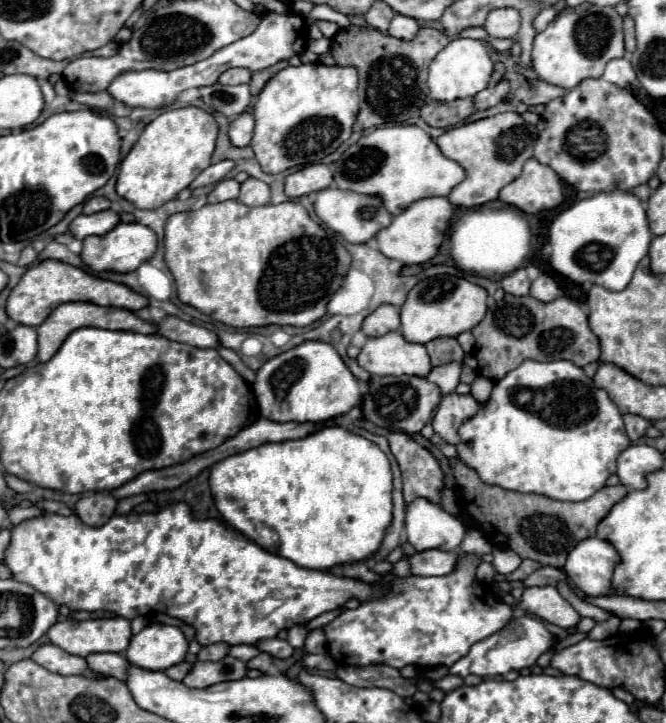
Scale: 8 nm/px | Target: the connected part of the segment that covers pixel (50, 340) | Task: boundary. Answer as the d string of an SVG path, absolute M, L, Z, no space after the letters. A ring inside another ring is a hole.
M61 303L39 327L39 351L37 359L39 361L49 361L57 349L63 345L67 335L79 327L101 327L101 329L123 329L123 331L135 331L135 333L157 333L157 325L147 323L139 319L133 311L127 309L115 309L115 307L101 307L95 303Z

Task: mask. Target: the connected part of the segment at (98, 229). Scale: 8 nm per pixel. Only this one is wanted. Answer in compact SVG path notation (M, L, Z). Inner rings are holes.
M105 209L93 215L79 215L73 223L71 223L71 233L77 239L85 239L87 235L105 235L109 233L117 223L119 223L119 213L115 209Z

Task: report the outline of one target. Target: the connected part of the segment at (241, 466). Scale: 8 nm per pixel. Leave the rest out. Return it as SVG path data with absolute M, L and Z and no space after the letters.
M325 427L303 439L263 443L231 455L211 467L209 485L227 523L259 547L307 569L327 571L339 563L367 559L379 549L385 527L391 523L391 463L373 441L345 427Z

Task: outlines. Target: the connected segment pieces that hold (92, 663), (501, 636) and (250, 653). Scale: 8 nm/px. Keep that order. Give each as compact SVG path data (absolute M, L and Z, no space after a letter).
M91 653L85 657L87 665L91 671L101 673L101 675L109 675L115 677L119 681L127 679L127 659L119 653Z
M517 615L495 635L475 643L463 659L459 659L455 665L449 667L449 673L459 675L459 677L467 677L467 675L499 677L499 675L505 675L513 669L519 671L519 669L535 665L539 655L543 655L549 647L551 647L551 633L543 625L543 621L529 617L529 615Z
M233 645L229 653L231 653L233 657L237 657L237 659L241 659L241 661L247 663L249 659L253 659L253 657L259 653L259 649L253 647L253 645Z

